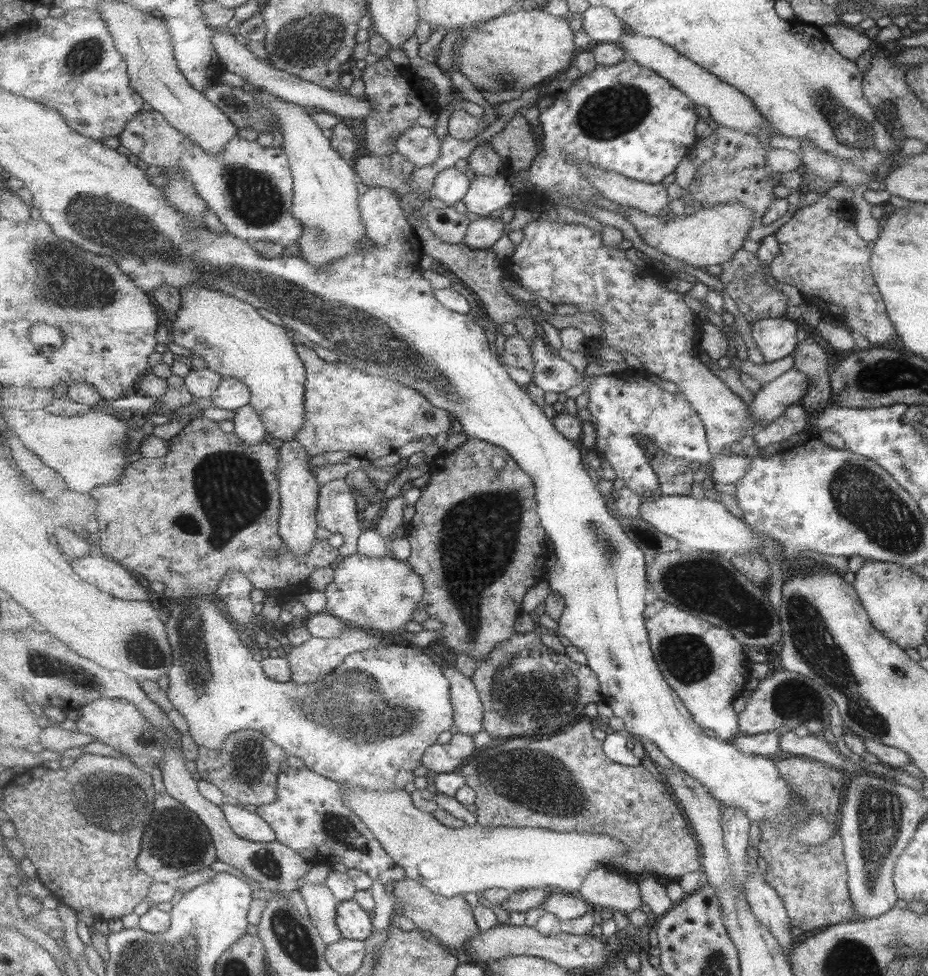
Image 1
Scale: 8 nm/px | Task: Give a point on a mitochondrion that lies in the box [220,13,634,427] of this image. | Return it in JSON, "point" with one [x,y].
{"point":[503,77]}

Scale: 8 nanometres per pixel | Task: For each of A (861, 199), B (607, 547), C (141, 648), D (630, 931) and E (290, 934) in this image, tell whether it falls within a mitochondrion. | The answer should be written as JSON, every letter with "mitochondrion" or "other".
{"A":"other","B":"mitochondrion","C":"mitochondrion","D":"other","E":"mitochondrion"}

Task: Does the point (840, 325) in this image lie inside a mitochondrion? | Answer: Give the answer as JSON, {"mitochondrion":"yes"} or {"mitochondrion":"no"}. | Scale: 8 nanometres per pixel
{"mitochondrion":"no"}

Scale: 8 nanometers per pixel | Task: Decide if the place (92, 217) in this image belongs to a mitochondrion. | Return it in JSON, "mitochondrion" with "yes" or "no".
{"mitochondrion":"yes"}

